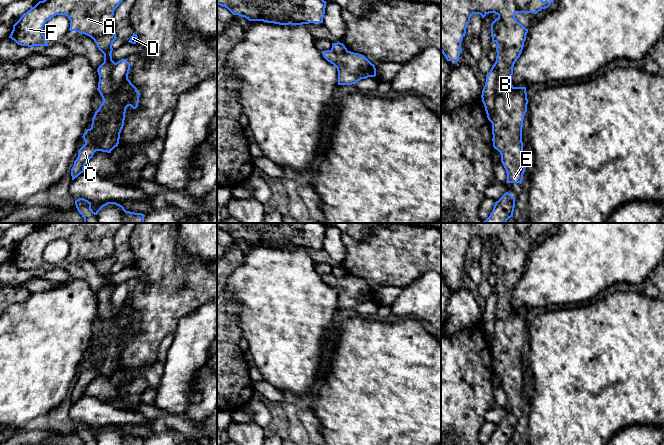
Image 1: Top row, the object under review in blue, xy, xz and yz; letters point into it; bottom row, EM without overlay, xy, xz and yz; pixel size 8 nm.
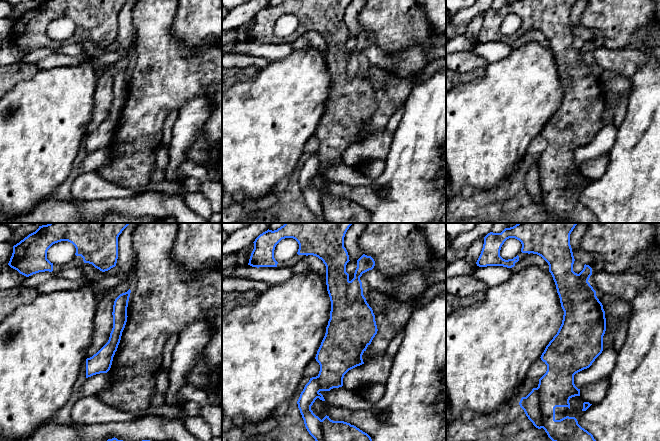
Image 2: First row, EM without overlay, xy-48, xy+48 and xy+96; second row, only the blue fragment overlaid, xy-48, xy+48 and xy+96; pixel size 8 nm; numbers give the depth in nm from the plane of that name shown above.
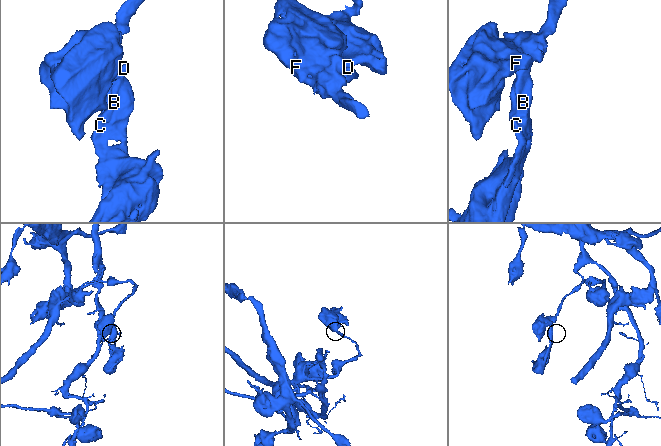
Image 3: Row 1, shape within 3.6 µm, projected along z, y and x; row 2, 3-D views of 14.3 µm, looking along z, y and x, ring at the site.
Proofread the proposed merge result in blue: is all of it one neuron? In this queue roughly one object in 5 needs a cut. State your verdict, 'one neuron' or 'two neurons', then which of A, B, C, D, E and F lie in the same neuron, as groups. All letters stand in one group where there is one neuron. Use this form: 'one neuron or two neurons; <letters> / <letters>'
two neurons; A B E F / C D

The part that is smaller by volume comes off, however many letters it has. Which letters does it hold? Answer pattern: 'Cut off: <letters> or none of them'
Cut off: C, D

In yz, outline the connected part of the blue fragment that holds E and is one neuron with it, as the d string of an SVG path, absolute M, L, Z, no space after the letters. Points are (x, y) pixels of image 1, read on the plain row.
M441 223L441 276L447 285L457 285L462 276L461 265L465 261L467 249L473 238L484 242L495 237L498 242L491 247L492 265L497 268L494 287L498 294L495 307L494 340L492 343L493 371L501 378L501 386L507 397L507 407L522 407L525 390L523 387L522 351L527 336L526 311L512 309L513 291L520 281L528 253L515 242L516 237L538 237L548 232L554 223Z

